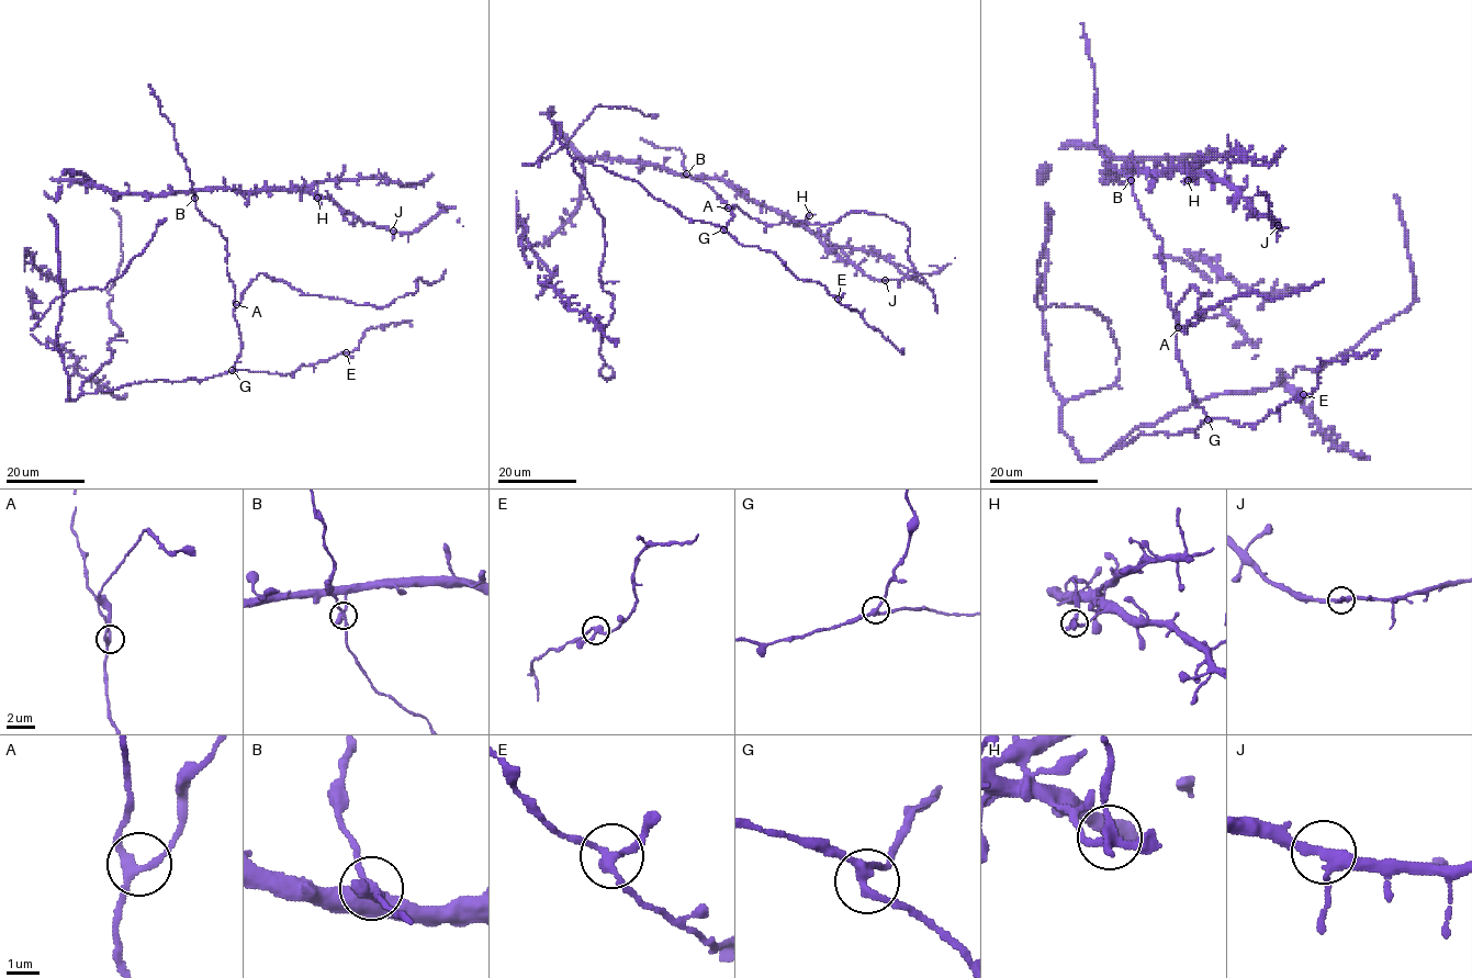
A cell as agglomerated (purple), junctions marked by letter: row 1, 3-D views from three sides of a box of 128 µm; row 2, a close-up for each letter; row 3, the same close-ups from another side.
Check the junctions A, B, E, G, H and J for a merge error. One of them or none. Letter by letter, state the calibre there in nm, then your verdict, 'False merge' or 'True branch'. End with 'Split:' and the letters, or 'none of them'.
A: Thickness 240 nm. True branch
B: Thickness 280 nm. True branch
E: Thickness 240 nm. True branch
G: Thickness 280 nm. True branch
H: Thickness 280 nm. False merge
J: Thickness 280 nm. True branch
Split: H

